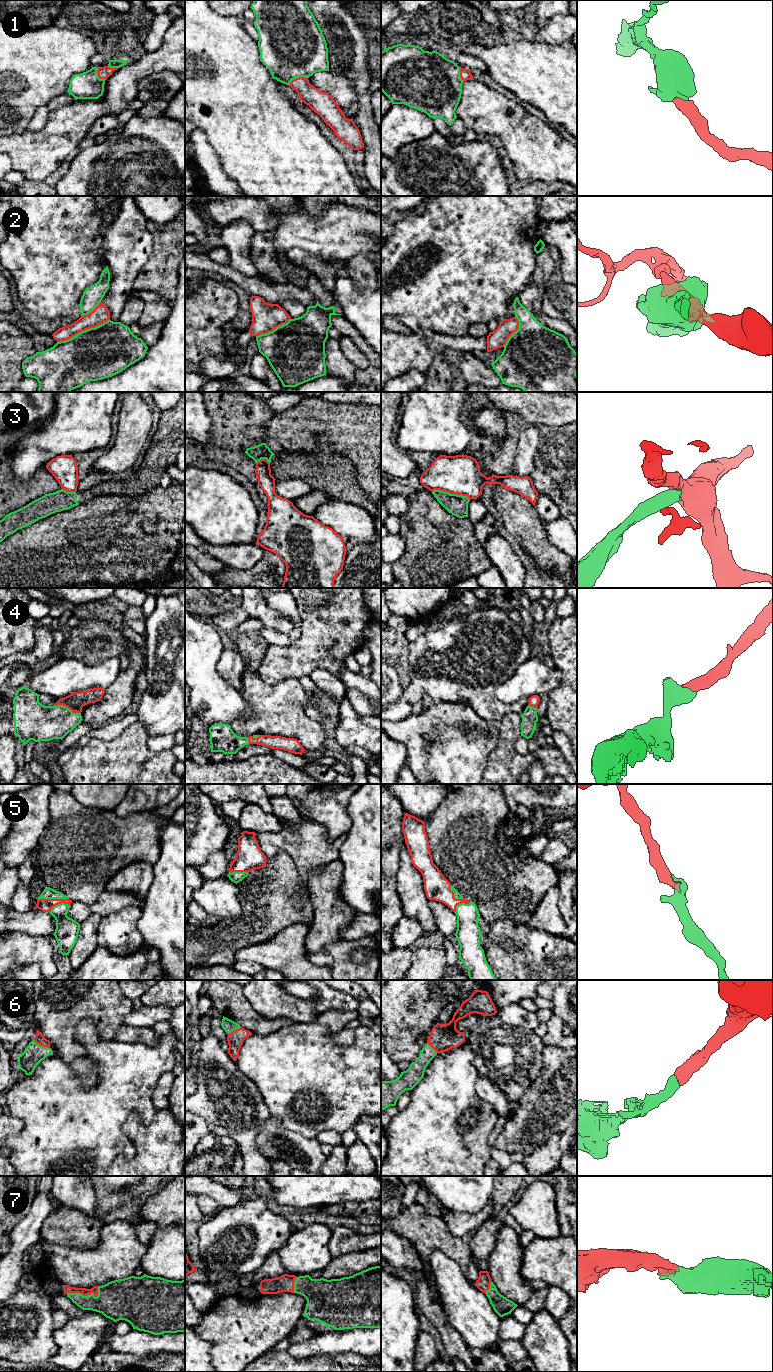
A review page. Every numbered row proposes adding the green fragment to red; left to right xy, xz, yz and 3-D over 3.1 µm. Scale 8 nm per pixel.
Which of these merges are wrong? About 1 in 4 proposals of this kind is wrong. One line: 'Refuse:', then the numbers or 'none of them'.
Refuse: 2, 3

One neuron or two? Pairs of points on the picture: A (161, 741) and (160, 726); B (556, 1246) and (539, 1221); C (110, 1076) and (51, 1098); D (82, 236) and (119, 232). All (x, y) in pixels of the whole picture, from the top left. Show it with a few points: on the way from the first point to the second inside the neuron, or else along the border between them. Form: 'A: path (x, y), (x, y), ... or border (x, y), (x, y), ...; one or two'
A: border (172, 733), (152, 734), (149, 736); two
B: border (560, 1235), (554, 1238), (536, 1237); two
C: path (97, 1091), (90, 1098), (66, 1098); one
D: border (102, 234), (99, 244), (104, 250), (106, 257); two

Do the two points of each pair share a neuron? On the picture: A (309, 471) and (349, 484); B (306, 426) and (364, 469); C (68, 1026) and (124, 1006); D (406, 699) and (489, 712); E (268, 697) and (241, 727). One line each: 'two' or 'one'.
A: one
B: one
C: one
D: one
E: one

